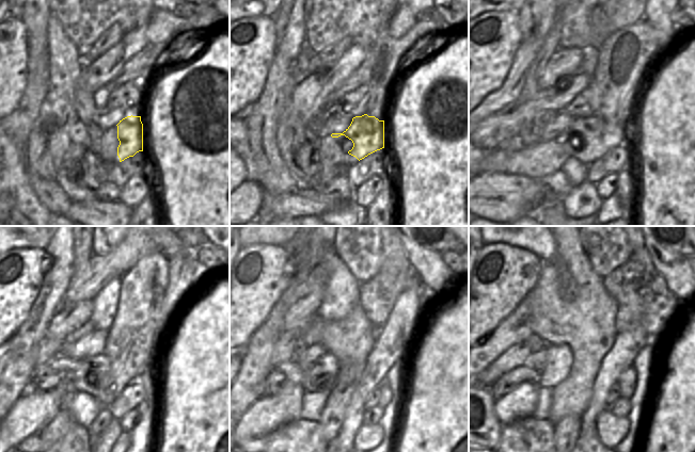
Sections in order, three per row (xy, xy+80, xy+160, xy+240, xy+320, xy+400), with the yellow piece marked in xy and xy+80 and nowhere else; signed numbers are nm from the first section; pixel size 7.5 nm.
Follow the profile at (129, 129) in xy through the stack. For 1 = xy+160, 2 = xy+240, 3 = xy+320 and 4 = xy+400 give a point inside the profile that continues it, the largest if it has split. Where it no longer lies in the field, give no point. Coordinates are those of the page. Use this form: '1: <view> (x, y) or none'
1: xy+160 (599, 135)
2: xy+240 (99, 365)
3: xy+320 (328, 360)
4: xy+400 (558, 356)

